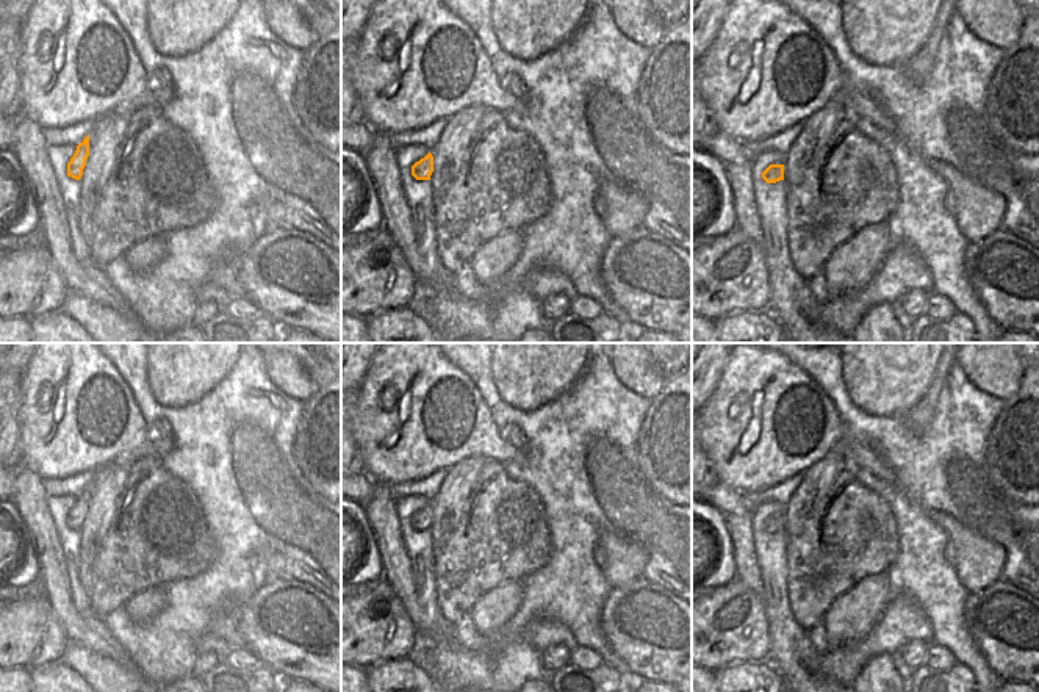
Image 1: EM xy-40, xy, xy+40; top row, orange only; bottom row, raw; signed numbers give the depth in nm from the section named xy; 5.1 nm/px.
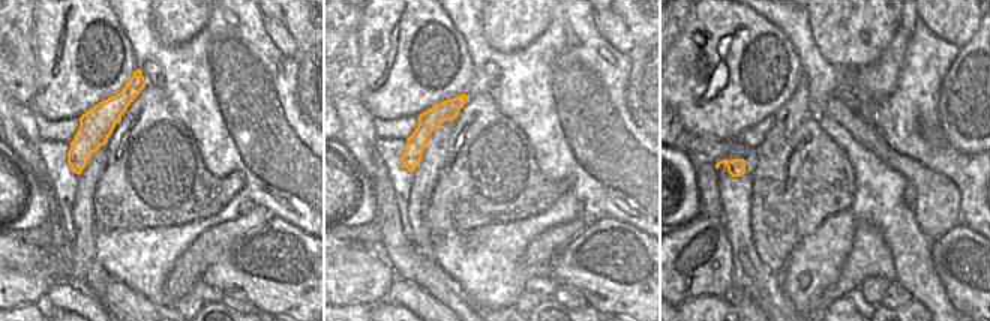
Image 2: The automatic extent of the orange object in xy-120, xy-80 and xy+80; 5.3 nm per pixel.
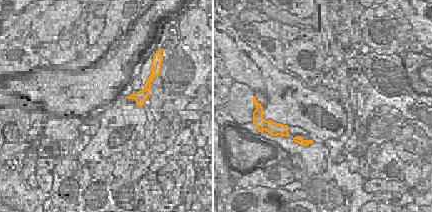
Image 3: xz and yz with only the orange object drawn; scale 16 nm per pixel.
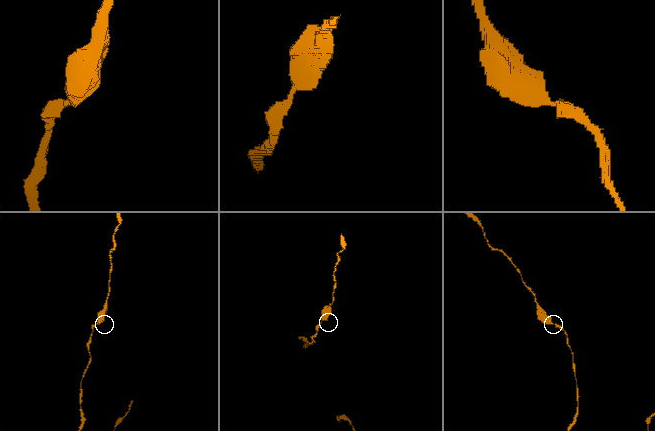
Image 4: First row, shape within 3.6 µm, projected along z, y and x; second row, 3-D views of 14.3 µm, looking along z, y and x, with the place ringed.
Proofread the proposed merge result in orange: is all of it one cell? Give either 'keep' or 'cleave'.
keep

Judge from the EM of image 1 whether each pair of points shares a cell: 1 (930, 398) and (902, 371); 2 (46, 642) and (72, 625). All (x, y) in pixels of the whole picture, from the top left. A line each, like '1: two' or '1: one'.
1: two
2: two

